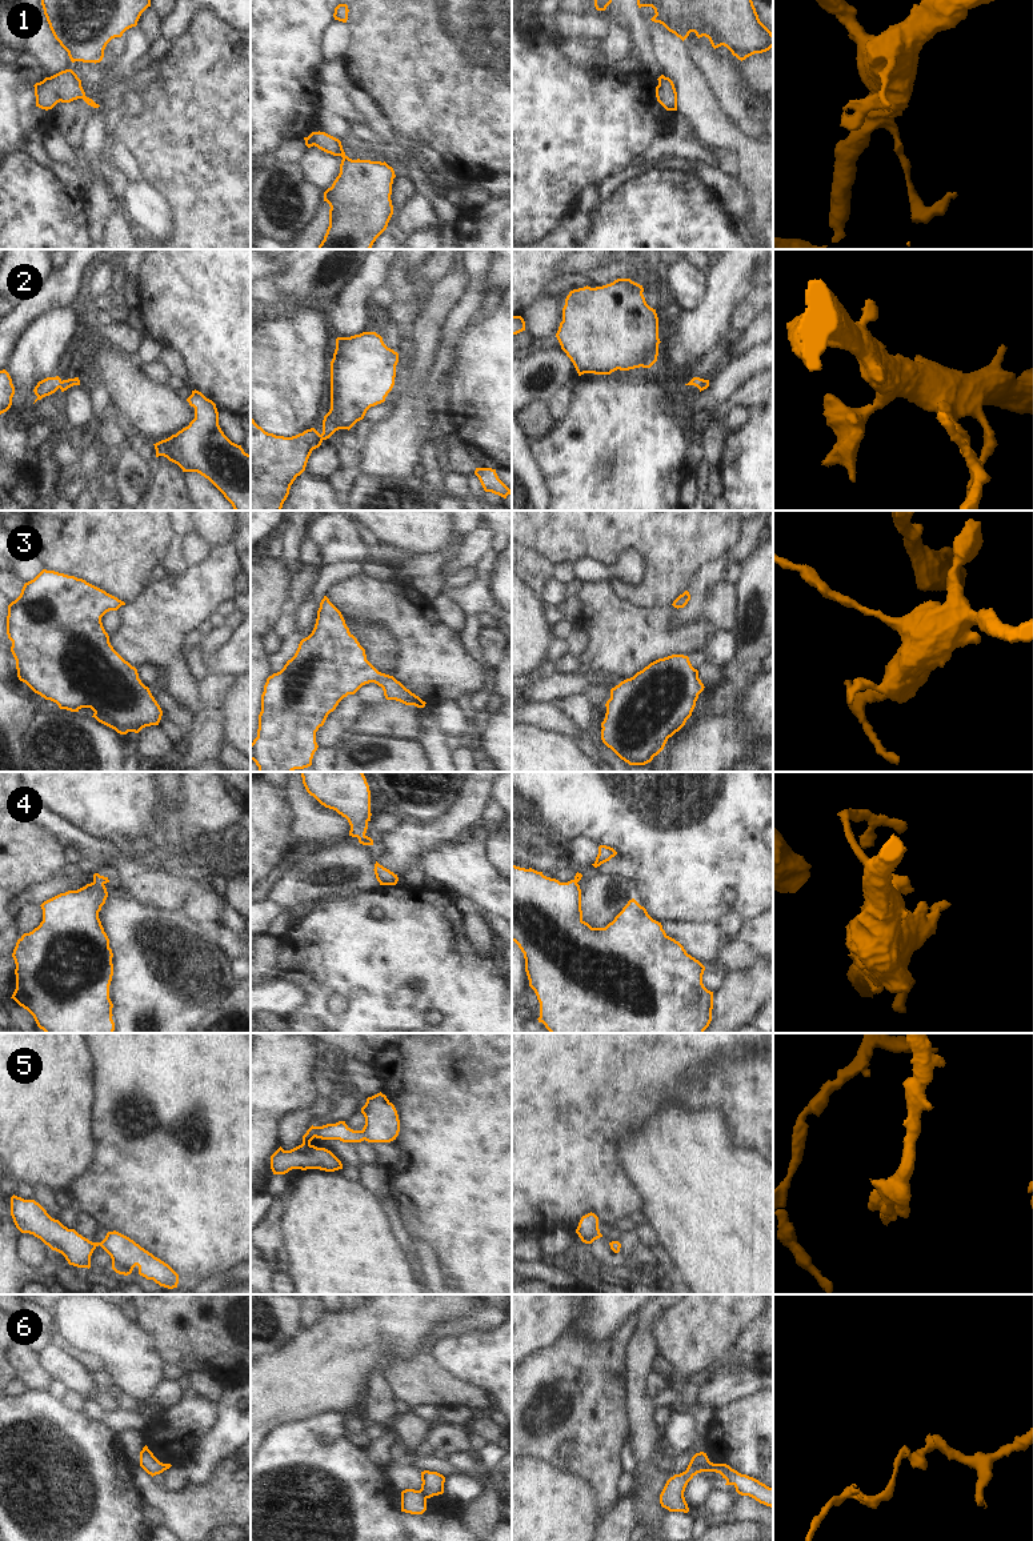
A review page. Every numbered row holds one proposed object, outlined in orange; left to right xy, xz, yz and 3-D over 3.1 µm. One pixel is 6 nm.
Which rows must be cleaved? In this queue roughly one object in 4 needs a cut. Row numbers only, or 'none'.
6

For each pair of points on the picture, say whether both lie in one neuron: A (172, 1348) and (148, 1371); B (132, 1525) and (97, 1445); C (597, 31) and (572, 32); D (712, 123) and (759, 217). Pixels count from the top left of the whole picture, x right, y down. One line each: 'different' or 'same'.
A: different
B: same
C: same
D: same

